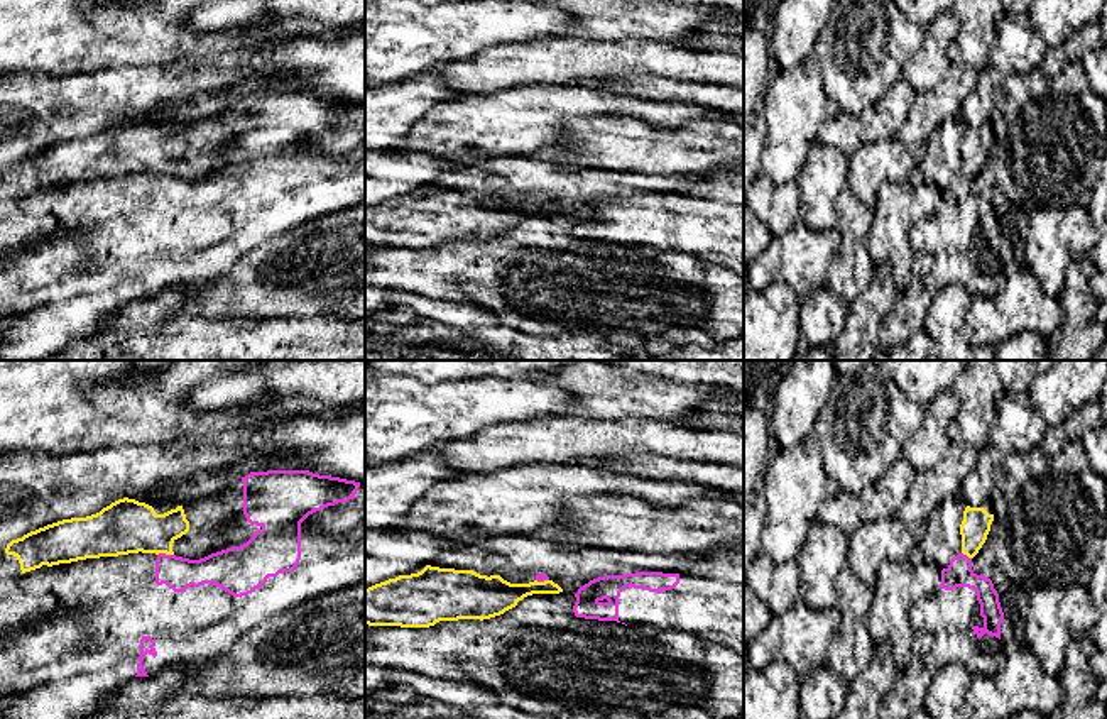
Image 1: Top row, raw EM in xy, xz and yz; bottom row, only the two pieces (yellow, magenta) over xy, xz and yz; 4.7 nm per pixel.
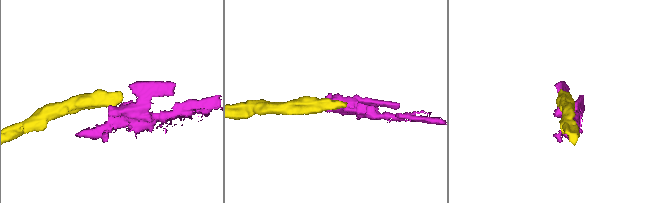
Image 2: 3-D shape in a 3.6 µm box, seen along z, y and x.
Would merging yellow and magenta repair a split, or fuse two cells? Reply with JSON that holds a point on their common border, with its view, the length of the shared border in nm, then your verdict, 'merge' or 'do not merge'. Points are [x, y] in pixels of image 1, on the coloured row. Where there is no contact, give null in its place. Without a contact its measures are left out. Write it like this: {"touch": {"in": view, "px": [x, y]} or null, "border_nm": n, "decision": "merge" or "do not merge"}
{"touch": {"in": "xy", "px": [164, 552]}, "border_nm": 80, "decision": "do not merge"}

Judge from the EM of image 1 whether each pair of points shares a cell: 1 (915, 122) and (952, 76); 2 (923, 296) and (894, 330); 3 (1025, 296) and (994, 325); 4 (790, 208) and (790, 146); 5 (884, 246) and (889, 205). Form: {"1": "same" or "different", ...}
{"1": "same", "2": "same", "3": "same", "4": "different", "5": "same"}

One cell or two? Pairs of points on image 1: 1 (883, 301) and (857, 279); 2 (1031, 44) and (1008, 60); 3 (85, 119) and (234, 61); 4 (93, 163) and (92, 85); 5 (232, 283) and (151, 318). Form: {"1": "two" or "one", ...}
{"1": "two", "2": "one", "3": "one", "4": "two", "5": "two"}

